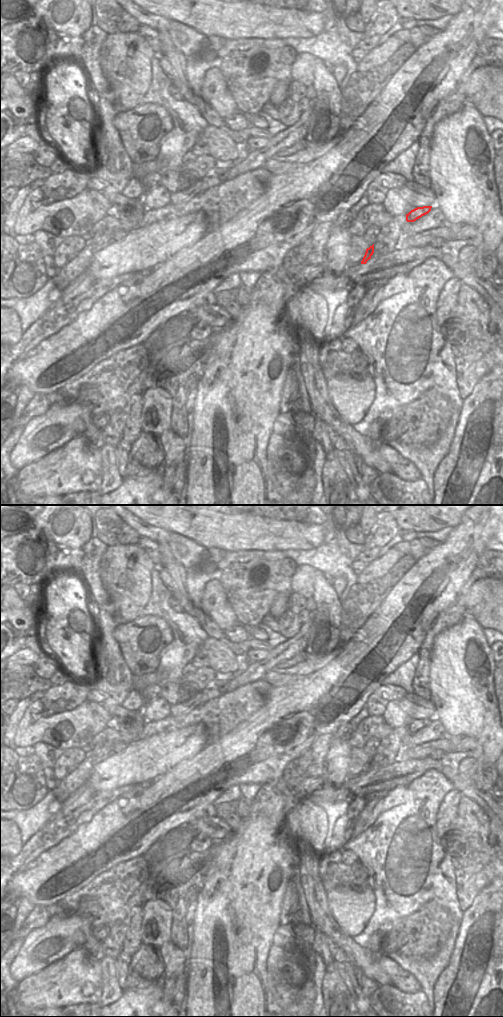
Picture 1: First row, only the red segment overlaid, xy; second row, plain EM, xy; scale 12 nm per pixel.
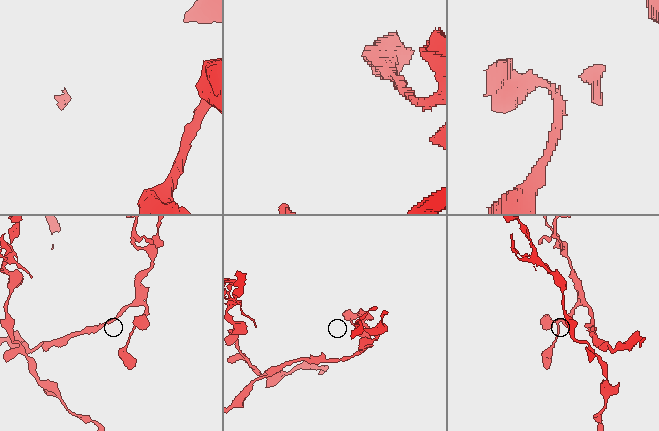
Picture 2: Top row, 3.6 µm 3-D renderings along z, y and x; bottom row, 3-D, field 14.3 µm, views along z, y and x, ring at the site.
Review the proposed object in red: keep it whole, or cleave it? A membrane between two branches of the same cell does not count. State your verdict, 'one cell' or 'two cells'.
one cell

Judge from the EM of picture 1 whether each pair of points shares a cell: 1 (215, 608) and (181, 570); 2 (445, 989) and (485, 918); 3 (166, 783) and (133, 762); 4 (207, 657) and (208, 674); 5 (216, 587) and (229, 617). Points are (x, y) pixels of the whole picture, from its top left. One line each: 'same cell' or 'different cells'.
1: different cells
2: same cell
3: different cells
4: different cells
5: same cell

